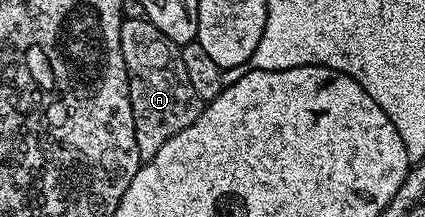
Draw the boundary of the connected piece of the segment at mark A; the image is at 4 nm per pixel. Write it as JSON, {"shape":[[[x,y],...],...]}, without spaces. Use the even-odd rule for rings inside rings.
{"shape":[[[144,16],[123,17],[120,28],[120,52],[124,52],[124,64],[130,89],[130,103],[134,113],[136,148],[140,148],[143,162],[150,162],[156,152],[176,132],[188,128],[202,112],[204,105],[196,88],[188,81],[188,68],[184,68],[179,43],[168,40],[156,24]]]}

